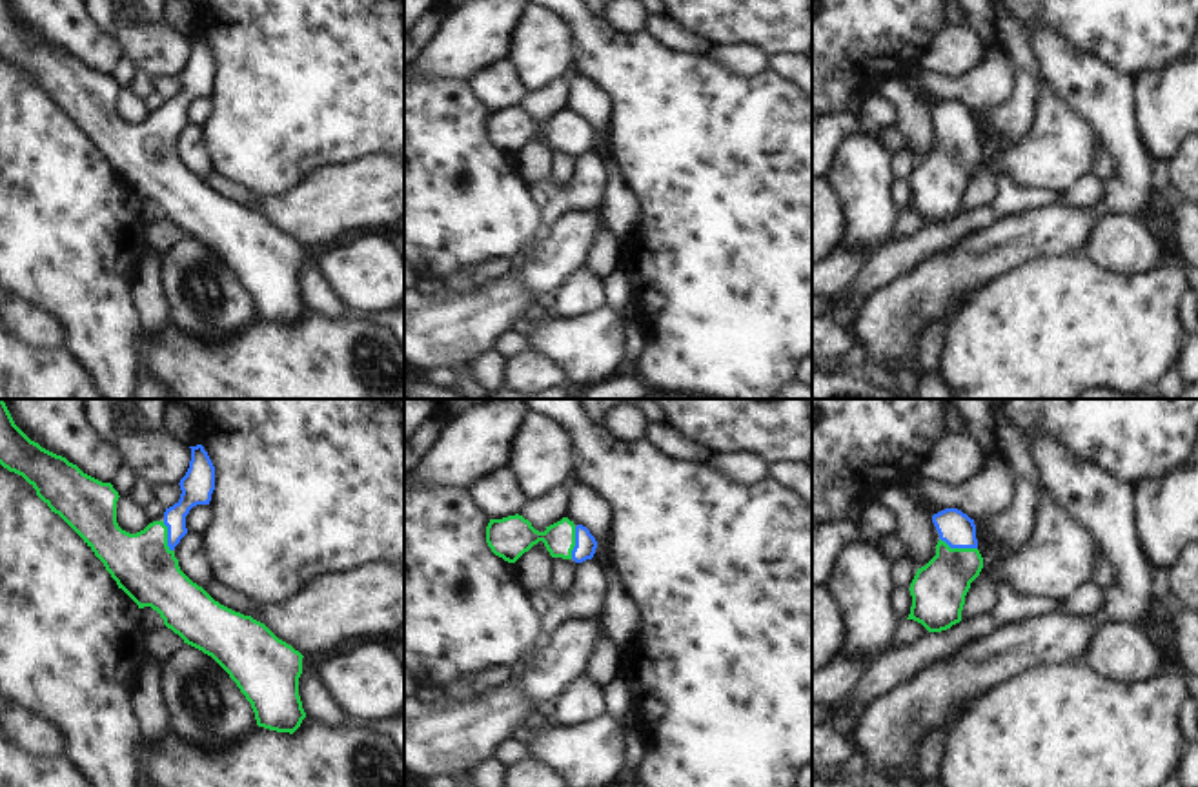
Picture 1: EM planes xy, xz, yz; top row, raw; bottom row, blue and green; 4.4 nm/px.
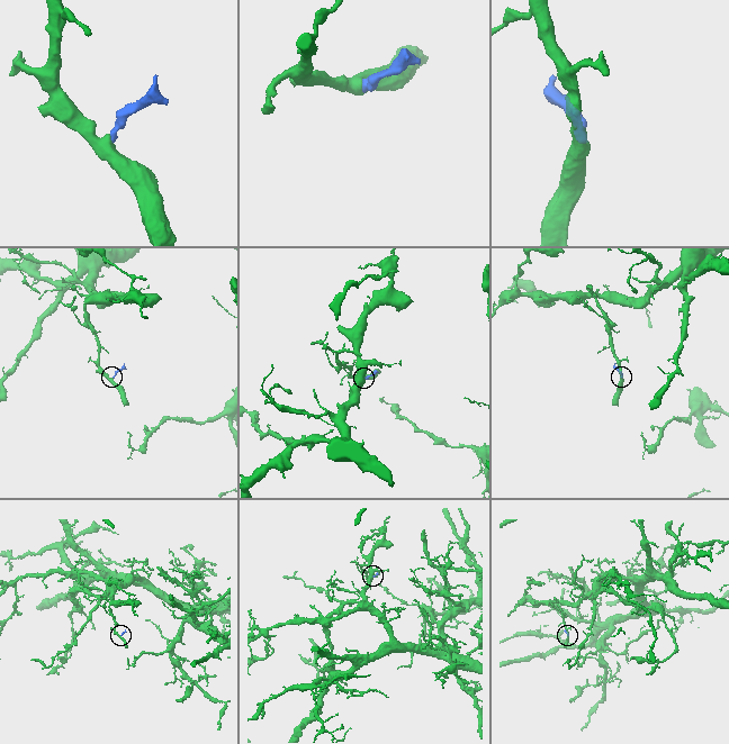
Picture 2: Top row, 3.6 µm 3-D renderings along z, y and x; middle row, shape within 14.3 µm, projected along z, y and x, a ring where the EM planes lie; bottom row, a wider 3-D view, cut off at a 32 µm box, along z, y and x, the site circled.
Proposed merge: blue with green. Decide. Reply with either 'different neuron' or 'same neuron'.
same neuron

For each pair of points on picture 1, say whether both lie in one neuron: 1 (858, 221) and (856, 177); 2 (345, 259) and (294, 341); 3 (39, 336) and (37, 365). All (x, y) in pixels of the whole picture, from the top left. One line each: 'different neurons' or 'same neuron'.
1: same neuron
2: different neurons
3: different neurons

